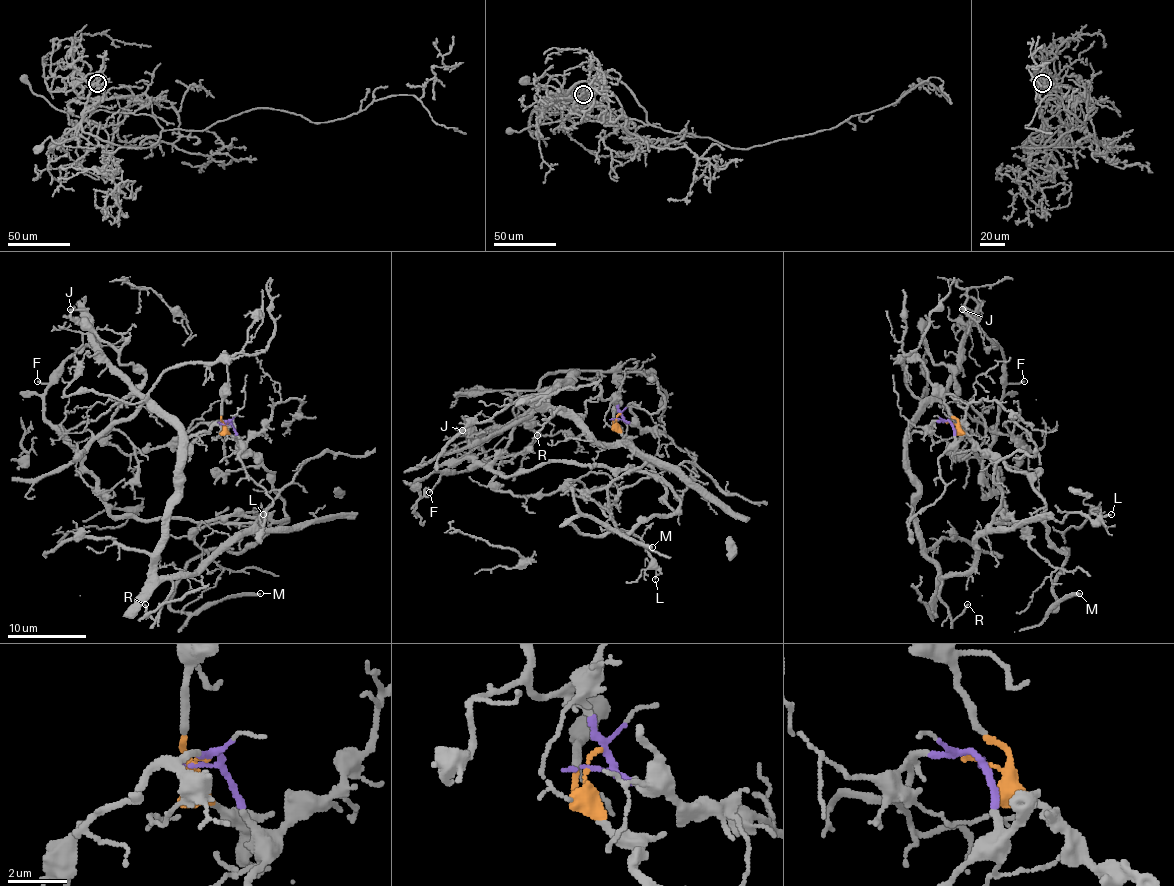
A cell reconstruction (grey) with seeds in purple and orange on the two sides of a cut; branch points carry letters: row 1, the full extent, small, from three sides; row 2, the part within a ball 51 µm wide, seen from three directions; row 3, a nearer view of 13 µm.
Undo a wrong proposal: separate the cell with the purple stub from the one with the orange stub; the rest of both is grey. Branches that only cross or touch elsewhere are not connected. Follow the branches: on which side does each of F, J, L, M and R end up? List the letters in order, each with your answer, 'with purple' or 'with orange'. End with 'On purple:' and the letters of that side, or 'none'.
F: with orange
J: with purple
L: with purple
M: with orange
R: with purple
On purple: J, L, R

